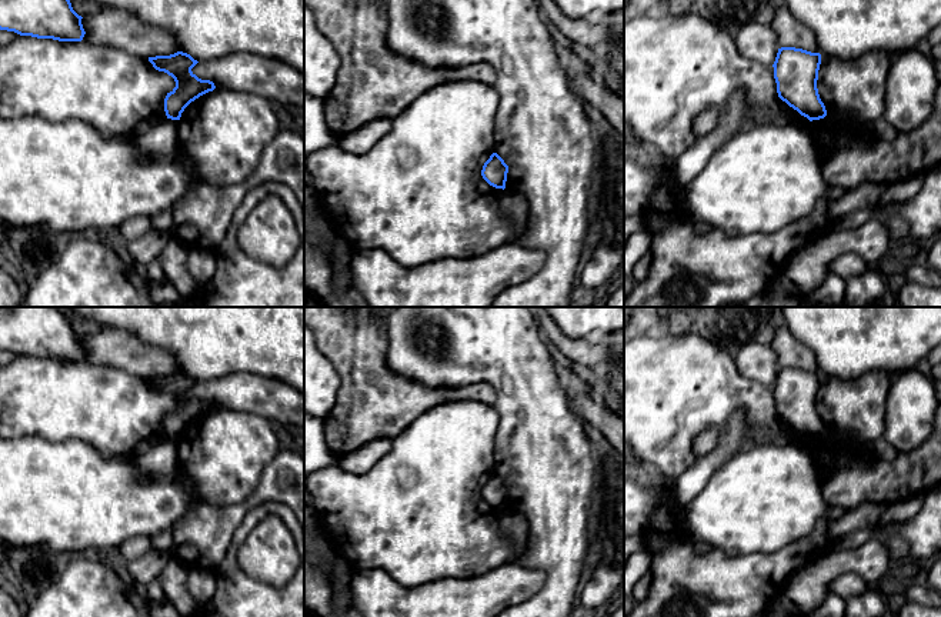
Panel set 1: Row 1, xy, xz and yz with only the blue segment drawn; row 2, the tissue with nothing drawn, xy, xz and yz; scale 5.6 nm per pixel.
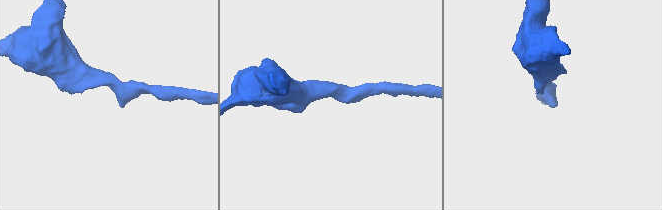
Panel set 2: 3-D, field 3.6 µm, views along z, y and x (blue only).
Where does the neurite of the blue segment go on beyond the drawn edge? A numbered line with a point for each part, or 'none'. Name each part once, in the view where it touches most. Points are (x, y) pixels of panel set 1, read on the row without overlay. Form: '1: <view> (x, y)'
none

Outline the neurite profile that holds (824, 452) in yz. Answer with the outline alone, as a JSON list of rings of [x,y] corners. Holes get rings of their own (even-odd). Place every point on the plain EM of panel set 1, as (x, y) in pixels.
[[[834,437],[810,441],[810,451],[820,480],[831,470],[847,447],[850,446],[840,443]]]

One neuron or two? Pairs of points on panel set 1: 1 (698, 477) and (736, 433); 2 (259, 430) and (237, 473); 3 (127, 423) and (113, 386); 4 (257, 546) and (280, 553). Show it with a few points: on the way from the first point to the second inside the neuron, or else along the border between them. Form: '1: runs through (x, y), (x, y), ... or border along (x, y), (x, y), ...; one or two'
1: runs through (707, 466), (728, 444); one
2: runs through (249, 440), (237, 452), (237, 463); one
3: runs through (119, 414), (113, 409), (113, 394); one
4: runs through (263, 552), (274, 553); one

